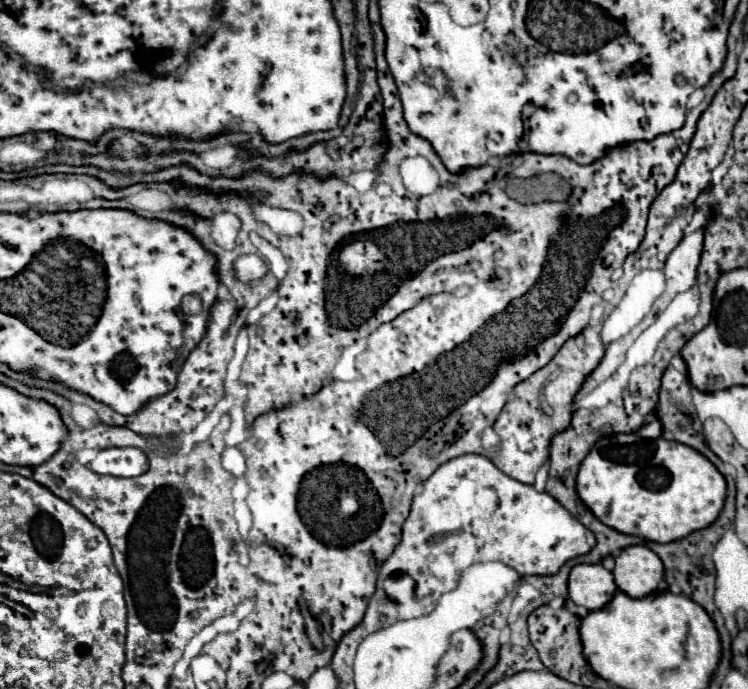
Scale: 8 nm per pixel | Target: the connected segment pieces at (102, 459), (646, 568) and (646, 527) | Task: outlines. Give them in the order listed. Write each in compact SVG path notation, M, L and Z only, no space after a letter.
M105 448L99 450L97 458L91 462L91 468L109 476L131 478L149 470L149 458L141 448Z
M647 546L625 548L615 558L613 570L619 590L631 598L645 598L659 588L659 582L665 578L661 558Z
M615 434L601 438L583 460L577 492L587 508L617 532L671 542L717 520L727 496L727 480L687 444L665 438L647 440L639 434Z

